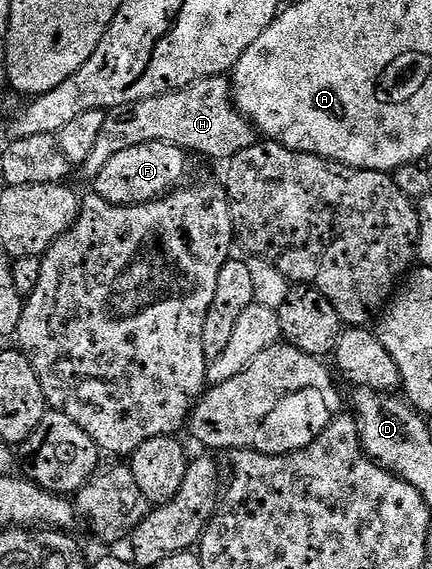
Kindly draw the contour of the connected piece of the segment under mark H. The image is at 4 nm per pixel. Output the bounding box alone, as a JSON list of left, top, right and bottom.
[81,75,257,177]

